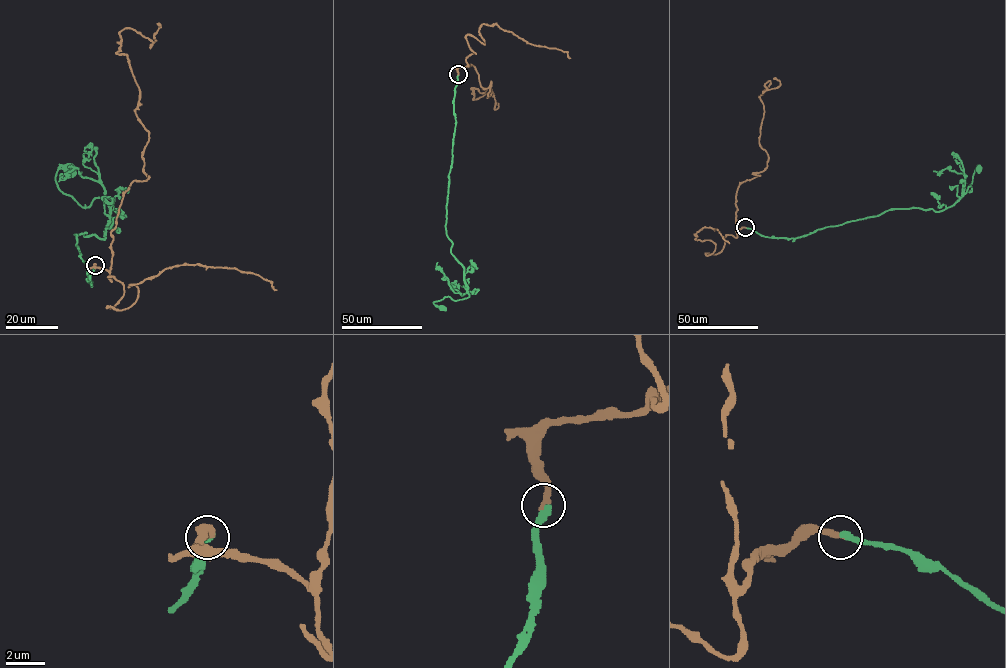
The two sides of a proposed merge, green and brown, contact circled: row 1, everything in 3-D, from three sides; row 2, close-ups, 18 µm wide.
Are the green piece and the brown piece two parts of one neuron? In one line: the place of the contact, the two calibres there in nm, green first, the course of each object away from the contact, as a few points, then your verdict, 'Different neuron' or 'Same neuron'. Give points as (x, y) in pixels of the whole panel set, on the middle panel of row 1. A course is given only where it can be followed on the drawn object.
Place: (458, 74). Thickness 400 nm (green) against 320 nm. Course of green: (458, 74), (445, 230), (469, 296), (433, 302), (442, 308). Course of brown: (458, 74), (472, 65), (482, 87), (491, 83), (473, 99), (496, 102). Same neuron

